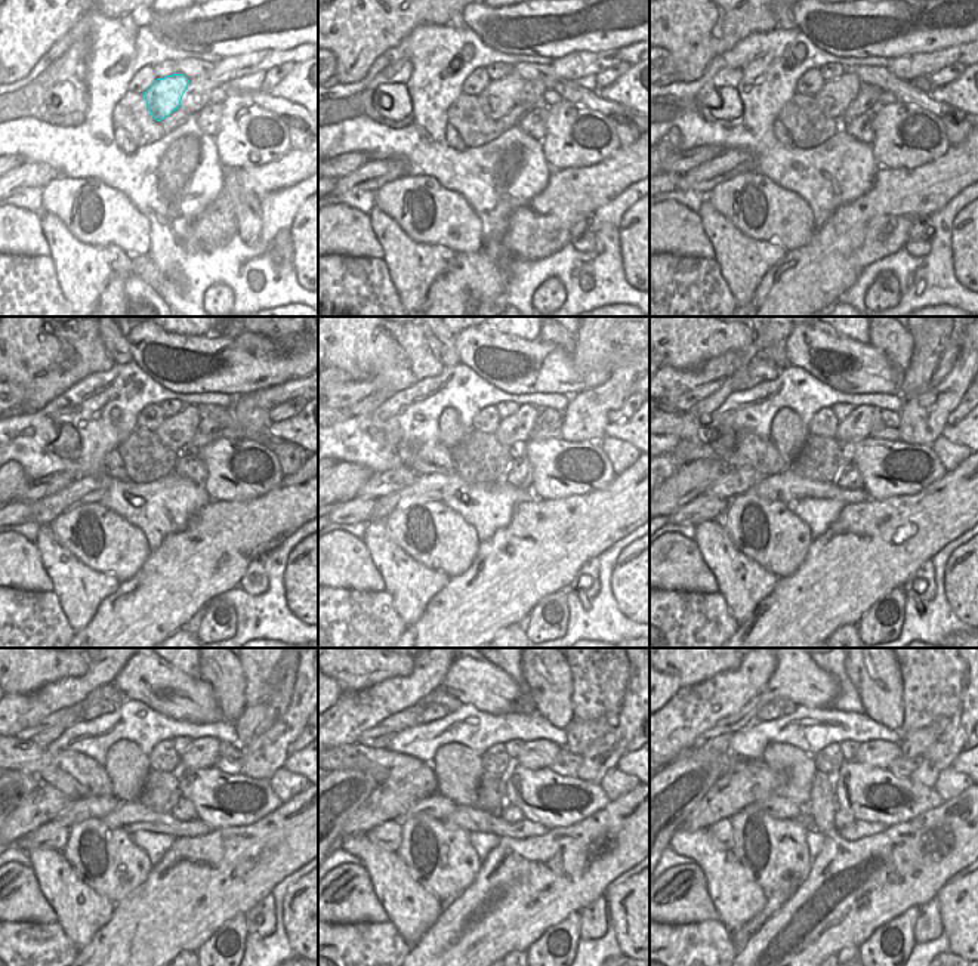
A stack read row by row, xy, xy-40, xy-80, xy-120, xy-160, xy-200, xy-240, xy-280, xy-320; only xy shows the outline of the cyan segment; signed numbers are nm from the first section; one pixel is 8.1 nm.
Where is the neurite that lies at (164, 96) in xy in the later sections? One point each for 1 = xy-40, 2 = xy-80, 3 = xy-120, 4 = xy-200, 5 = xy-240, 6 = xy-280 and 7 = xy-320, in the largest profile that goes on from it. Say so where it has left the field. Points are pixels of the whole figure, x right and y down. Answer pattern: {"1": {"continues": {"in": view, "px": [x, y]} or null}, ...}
{"1": {"continues": {"in": "xy-40", "px": [499, 96]}}, "2": {"continues": {"in": "xy-80", "px": [835, 96]}}, "3": {"continues": {"in": "xy-120", "px": [175, 432]}}, "4": {"continues": {"in": "xy-200", "px": [855, 426]}}, "5": {"continues": {"in": "xy-240", "px": [201, 753]}}, "6": {"continues": {"in": "xy-280", "px": [540, 753]}}, "7": {"continues": {"in": "xy-320", "px": [875, 753]}}}

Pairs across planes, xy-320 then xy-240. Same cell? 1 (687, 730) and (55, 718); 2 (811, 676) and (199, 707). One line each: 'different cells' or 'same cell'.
1: different cells
2: same cell

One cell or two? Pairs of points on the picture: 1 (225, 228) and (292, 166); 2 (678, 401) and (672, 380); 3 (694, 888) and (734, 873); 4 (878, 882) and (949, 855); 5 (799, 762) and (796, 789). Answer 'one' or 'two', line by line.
1: one
2: two
3: two
4: one
5: one

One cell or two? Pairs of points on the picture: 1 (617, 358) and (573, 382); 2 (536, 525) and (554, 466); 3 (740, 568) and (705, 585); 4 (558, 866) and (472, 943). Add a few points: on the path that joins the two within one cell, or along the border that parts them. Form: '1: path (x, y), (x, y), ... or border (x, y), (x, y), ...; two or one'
1: path (607, 360), (583, 372); one
2: border (577, 494), (560, 499), (534, 497); two
3: border (699, 549), (703, 562), (718, 585), (718, 590); two
4: path (537, 882), (531, 883), (493, 922); one

